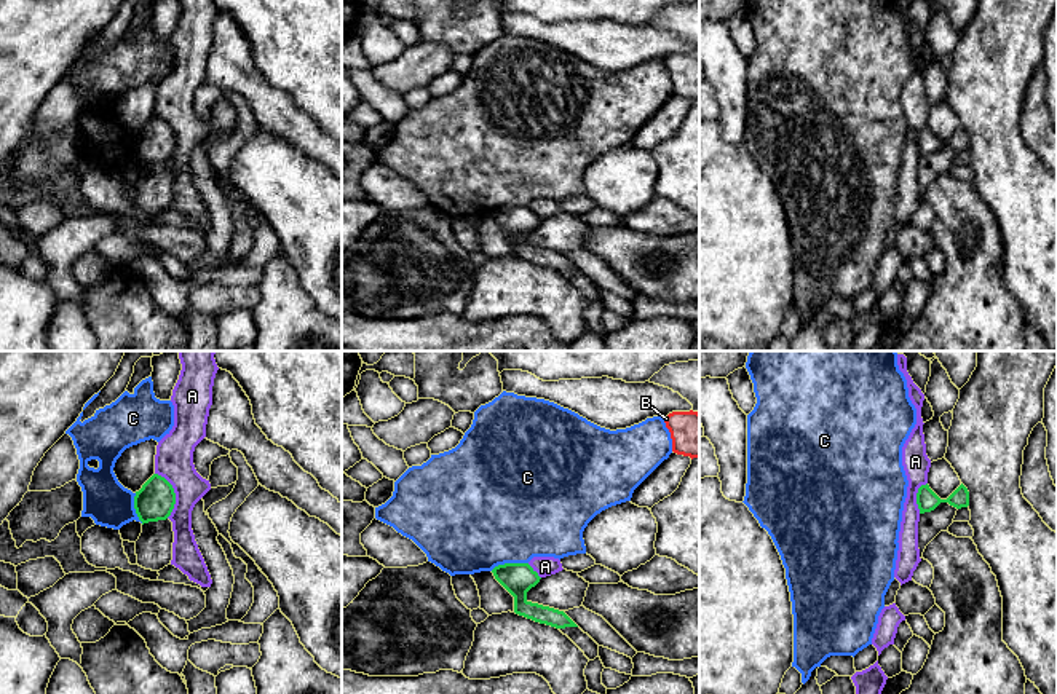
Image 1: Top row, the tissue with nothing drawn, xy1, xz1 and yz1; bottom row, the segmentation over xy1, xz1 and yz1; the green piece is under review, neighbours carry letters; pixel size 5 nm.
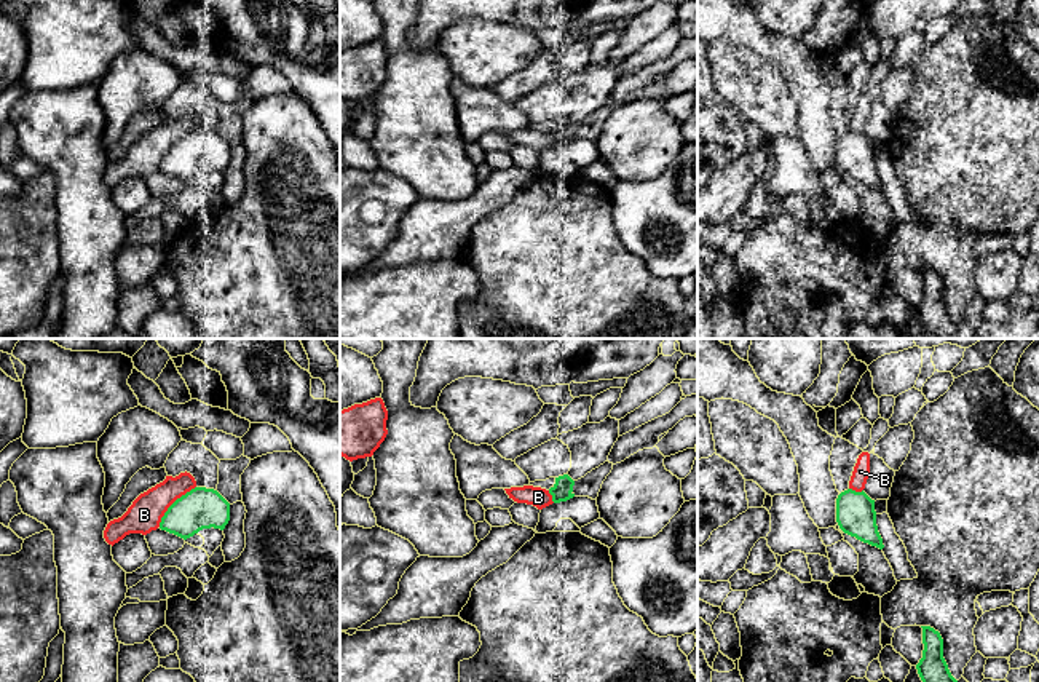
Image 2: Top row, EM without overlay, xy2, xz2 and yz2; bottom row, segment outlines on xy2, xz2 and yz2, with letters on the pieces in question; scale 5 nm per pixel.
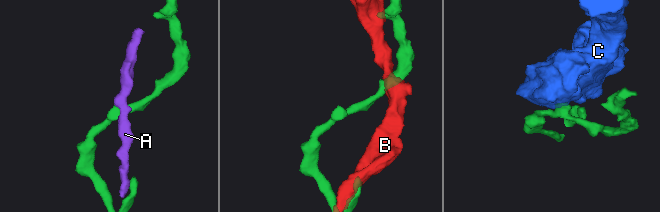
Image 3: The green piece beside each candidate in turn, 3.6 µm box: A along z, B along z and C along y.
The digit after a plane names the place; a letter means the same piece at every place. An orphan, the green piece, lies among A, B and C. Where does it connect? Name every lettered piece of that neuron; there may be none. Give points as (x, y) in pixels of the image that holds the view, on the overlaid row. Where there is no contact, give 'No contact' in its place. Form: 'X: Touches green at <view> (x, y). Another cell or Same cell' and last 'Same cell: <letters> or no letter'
A: Touches green at xy1 (174, 493). Another cell
B: Touches green at xy2 (173, 503). Another cell
C: Touches green at xz1 (508, 563). Another cell
Same cell: no letter

